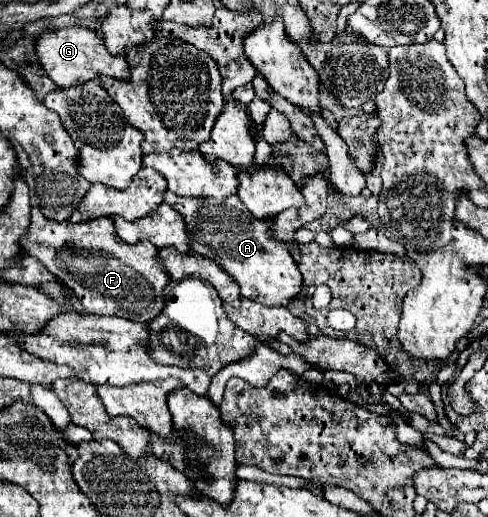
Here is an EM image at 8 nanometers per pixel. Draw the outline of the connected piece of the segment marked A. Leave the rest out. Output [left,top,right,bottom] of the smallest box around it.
[163,191,303,307]

